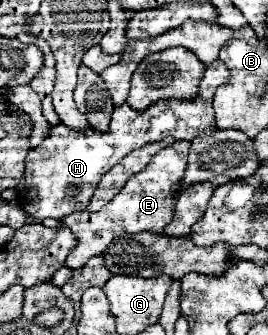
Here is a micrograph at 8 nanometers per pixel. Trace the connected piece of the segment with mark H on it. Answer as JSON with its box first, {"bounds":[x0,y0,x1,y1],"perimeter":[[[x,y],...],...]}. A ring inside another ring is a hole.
{"bounds":[18,60,230,220],"perimeter":[[[214,60],[206,66],[198,86],[198,96],[194,100],[158,100],[144,112],[136,112],[128,104],[122,104],[114,108],[110,130],[104,134],[94,132],[92,128],[72,130],[64,124],[54,126],[44,142],[30,148],[26,156],[24,186],[18,192],[22,208],[38,220],[60,220],[72,212],[84,210],[100,176],[118,164],[118,160],[122,160],[128,152],[142,148],[146,142],[164,140],[166,136],[174,136],[176,140],[192,140],[198,134],[210,134],[216,128],[212,98],[216,88],[226,82],[226,76],[230,76],[230,70],[222,64],[222,60]]]}

